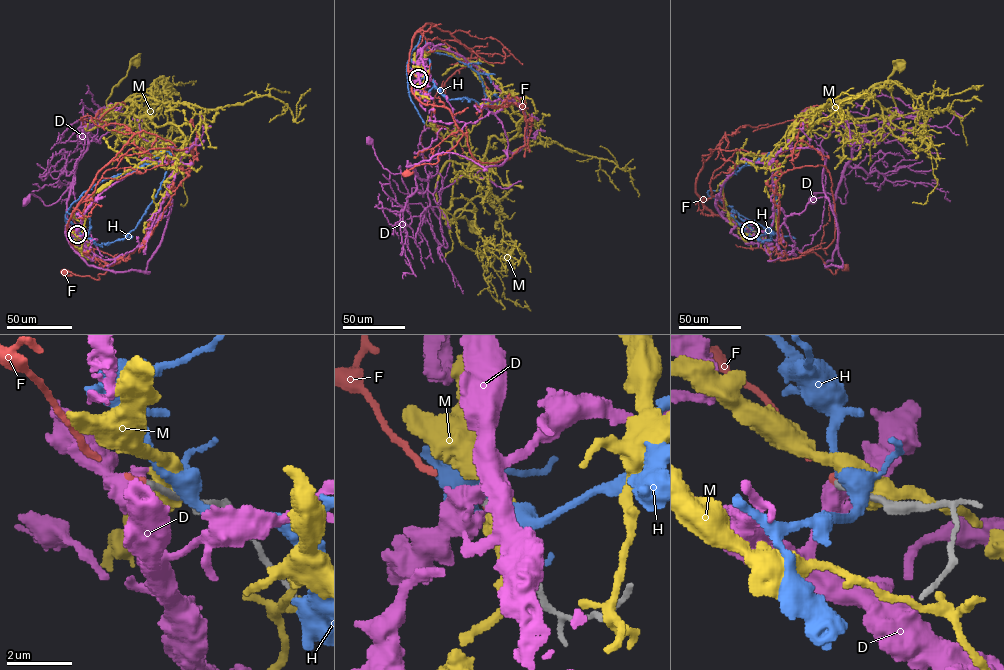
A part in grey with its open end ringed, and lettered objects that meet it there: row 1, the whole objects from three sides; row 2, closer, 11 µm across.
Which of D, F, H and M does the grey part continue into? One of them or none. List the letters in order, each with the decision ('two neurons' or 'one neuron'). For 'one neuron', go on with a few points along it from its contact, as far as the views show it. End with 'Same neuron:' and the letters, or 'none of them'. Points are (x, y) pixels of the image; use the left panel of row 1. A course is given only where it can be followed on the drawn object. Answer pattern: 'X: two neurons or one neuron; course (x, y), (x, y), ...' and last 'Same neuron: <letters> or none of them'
D: two neurons
F: one neuron; course (78, 234), (67, 231), (77, 249), (91, 257), (110, 265), (125, 258), (114, 261), (98, 279), (63, 271)
H: two neurons
M: two neurons
Same neuron: F

